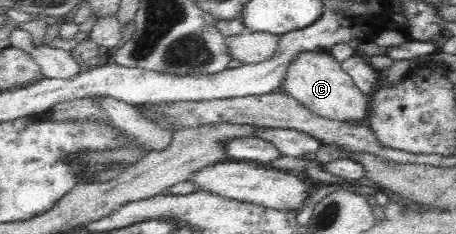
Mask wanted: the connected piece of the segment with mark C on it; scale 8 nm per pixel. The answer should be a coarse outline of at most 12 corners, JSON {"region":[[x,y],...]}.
{"region":[[302,50],[284,90],[328,120],[365,123],[368,97],[328,52]]}

